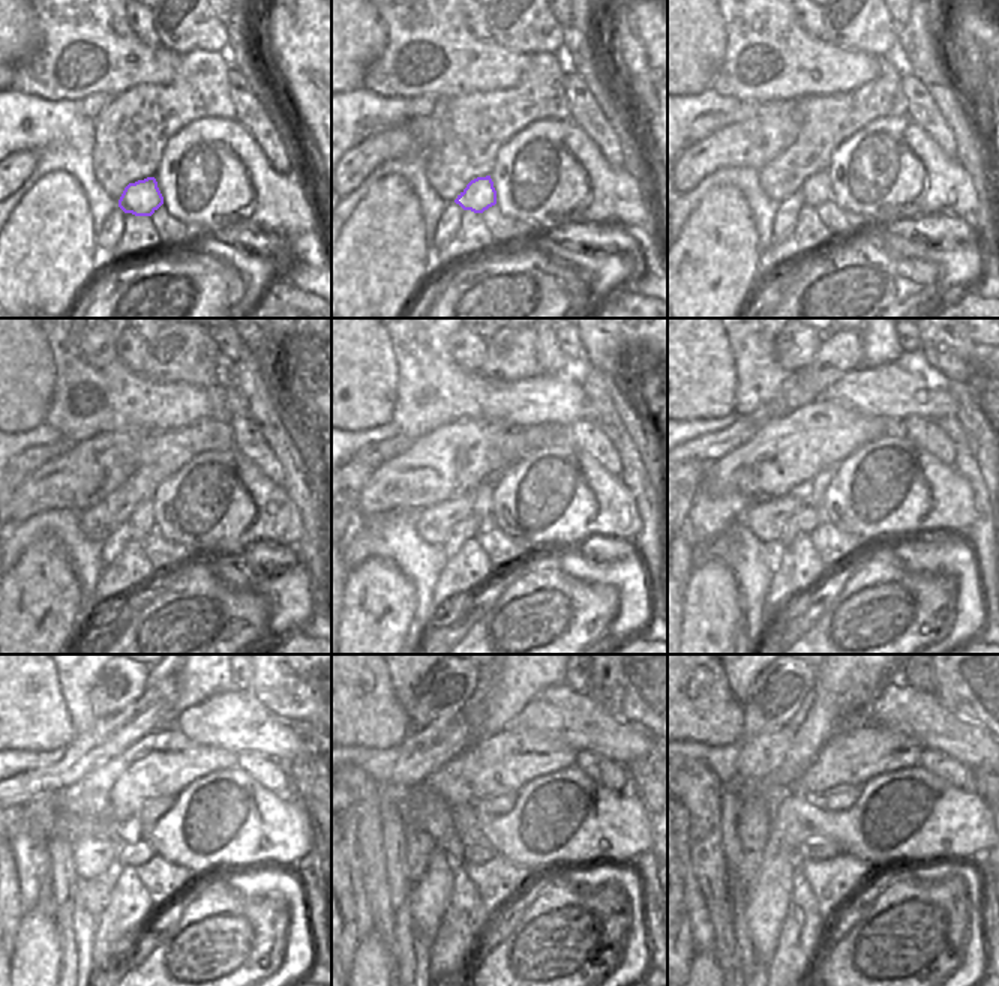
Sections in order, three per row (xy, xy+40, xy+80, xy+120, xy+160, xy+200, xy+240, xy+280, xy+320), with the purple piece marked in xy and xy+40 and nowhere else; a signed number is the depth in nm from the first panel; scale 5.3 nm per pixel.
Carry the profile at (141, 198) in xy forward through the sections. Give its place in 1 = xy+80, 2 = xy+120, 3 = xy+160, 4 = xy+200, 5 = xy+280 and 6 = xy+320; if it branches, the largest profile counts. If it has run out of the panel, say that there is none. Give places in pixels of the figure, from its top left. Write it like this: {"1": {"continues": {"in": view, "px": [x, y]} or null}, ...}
{"1": {"continues": {"in": "xy+80", "px": [816, 191]}}, "2": {"continues": {"in": "xy+120", "px": [143, 518]}}, "3": {"continues": {"in": "xy+160", "px": [483, 505]}}, "4": {"continues": {"in": "xy+200", "px": [819, 485]}}, "5": {"continues": {"in": "xy+280", "px": [500, 805]}}, "6": {"continues": {"in": "xy+320", "px": [843, 797]}}}

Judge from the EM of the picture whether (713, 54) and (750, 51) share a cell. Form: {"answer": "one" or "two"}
{"answer": "two"}

